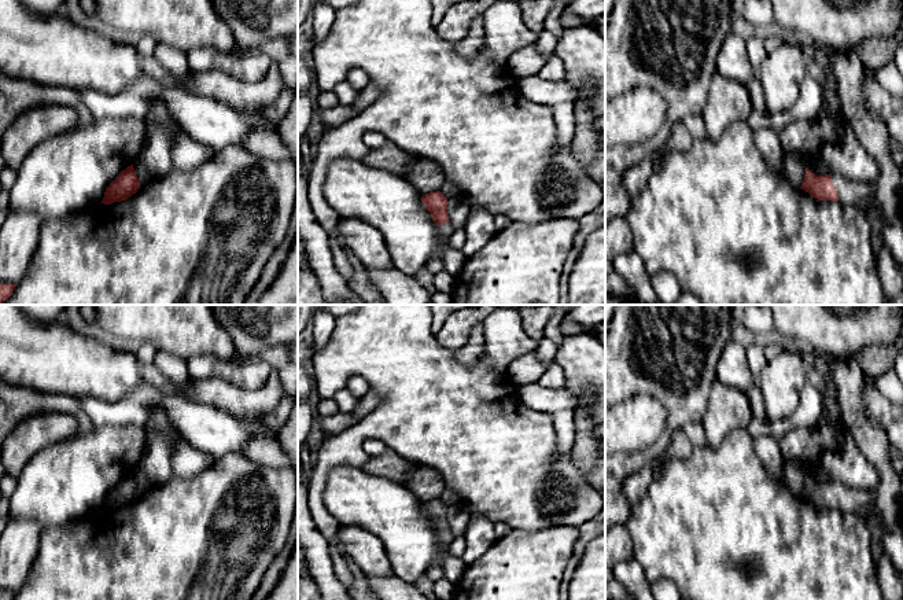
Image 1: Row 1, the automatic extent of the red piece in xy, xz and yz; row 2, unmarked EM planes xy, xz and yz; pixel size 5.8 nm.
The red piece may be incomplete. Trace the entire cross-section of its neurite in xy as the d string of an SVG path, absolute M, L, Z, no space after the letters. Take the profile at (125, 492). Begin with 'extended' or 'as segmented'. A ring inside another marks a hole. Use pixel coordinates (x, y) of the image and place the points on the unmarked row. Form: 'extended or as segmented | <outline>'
as segmented | M133 472L122 478L115 487L106 496L102 511L111 512L114 509L126 508L140 496Z

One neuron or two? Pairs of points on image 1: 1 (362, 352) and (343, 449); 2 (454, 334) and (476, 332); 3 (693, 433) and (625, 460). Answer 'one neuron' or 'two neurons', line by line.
1: one neuron
2: two neurons
3: two neurons

